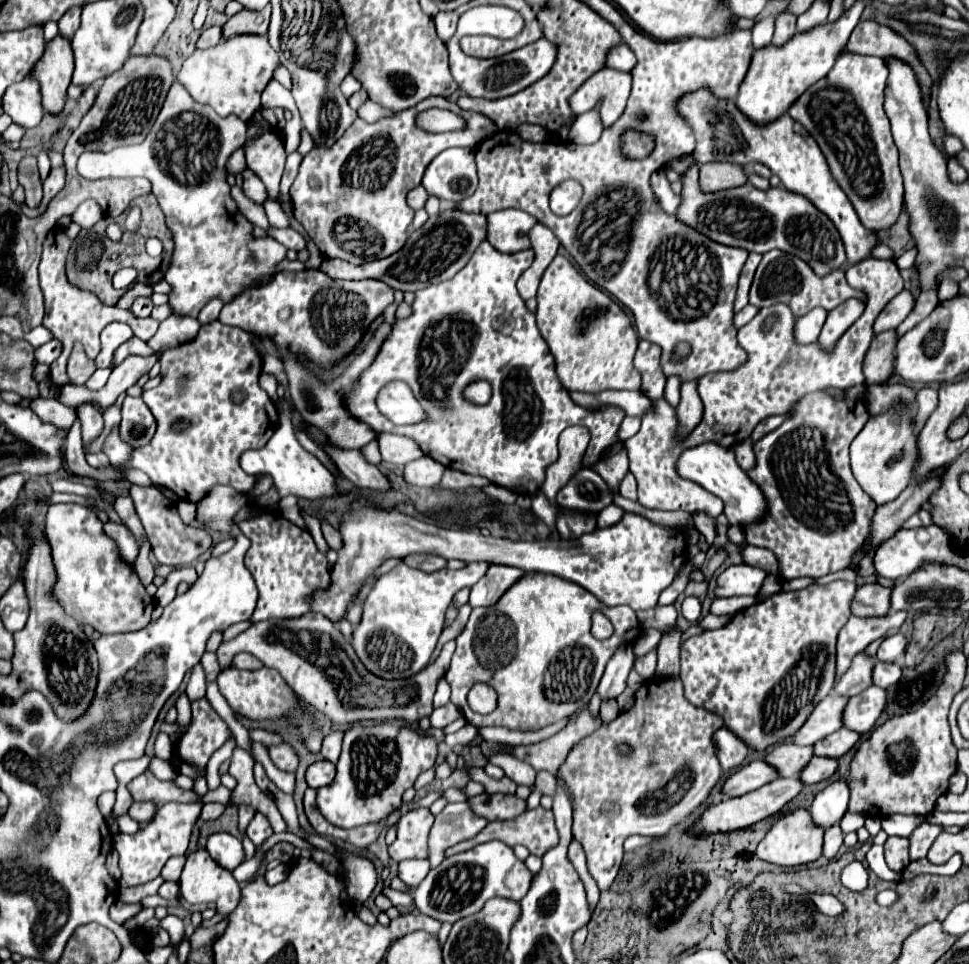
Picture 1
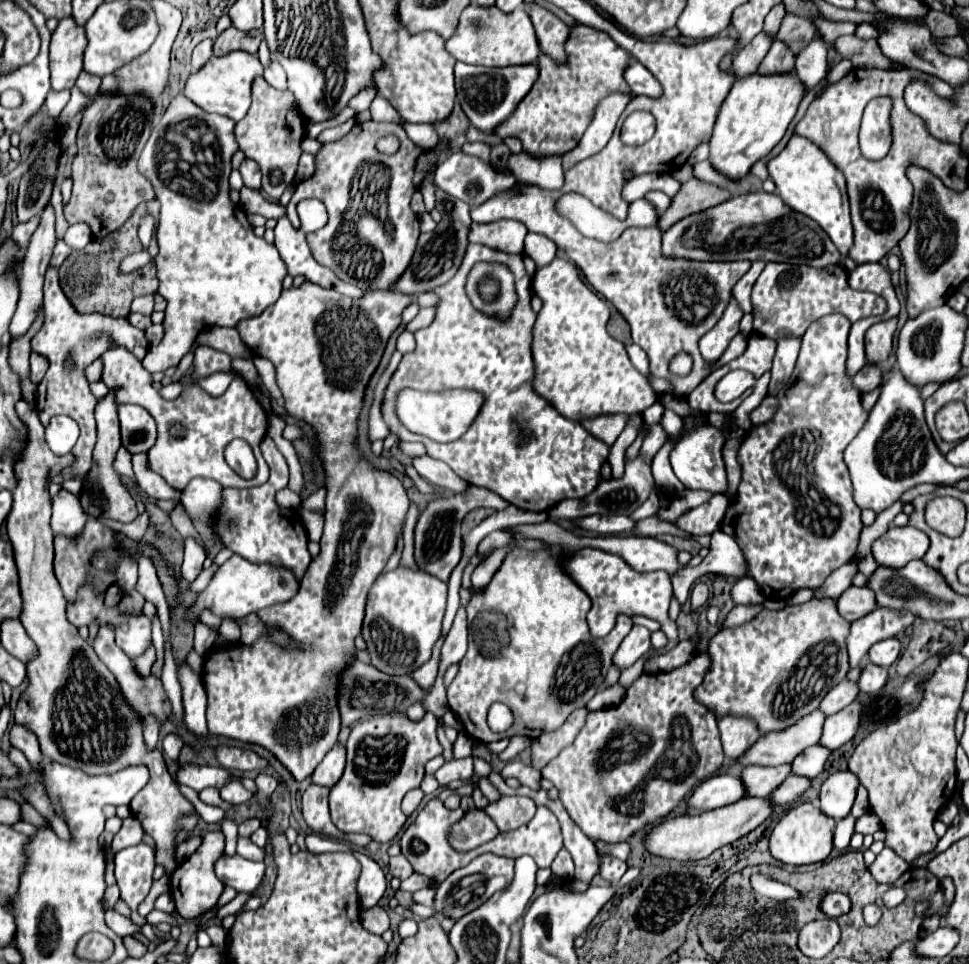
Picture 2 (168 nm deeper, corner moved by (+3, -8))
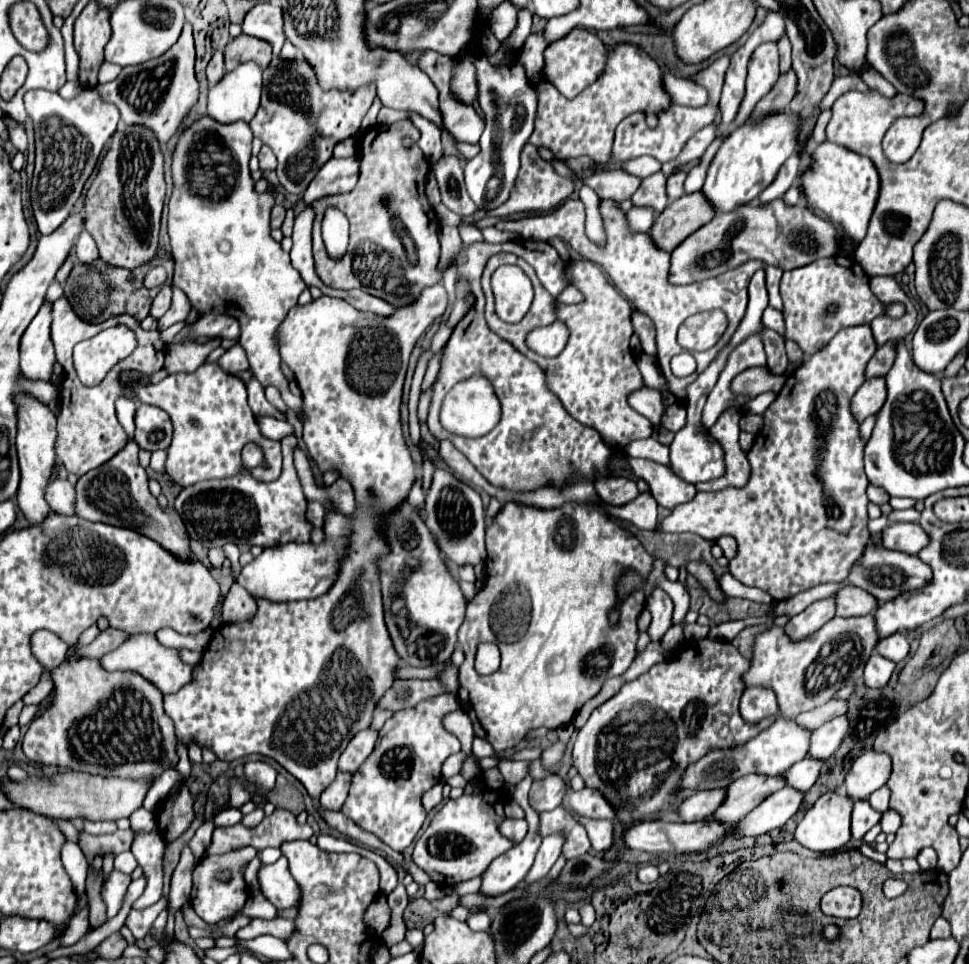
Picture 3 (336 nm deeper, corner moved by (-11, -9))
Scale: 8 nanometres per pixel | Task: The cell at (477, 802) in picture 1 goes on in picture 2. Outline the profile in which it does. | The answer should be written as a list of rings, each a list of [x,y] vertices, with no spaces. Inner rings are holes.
[[[500,797],[500,801],[490,803],[486,813],[496,821],[500,831],[512,831],[528,823],[536,813],[536,803],[530,797]]]

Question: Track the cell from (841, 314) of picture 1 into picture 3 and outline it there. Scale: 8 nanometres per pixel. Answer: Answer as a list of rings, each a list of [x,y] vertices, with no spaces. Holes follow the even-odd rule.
[[[860,324],[860,326],[848,326],[848,328],[842,328],[822,350],[818,350],[816,354],[812,354],[810,358],[804,360],[804,364],[792,372],[786,380],[786,384],[782,386],[778,398],[772,402],[772,406],[764,412],[764,428],[756,434],[754,438],[754,446],[750,448],[748,452],[748,460],[750,460],[750,466],[752,466],[752,474],[750,474],[750,482],[740,488],[740,490],[720,490],[720,492],[698,492],[690,502],[684,502],[684,504],[678,504],[662,522],[658,522],[656,526],[656,532],[674,532],[674,534],[680,534],[680,532],[692,532],[692,534],[698,534],[706,540],[718,540],[722,534],[730,534],[736,538],[738,542],[738,554],[736,558],[730,562],[730,574],[740,580],[744,586],[756,586],[764,592],[768,592],[776,602],[780,600],[786,600],[786,598],[792,598],[800,592],[806,592],[818,584],[824,584],[824,582],[842,582],[848,578],[852,566],[858,562],[858,558],[864,554],[866,550],[866,544],[870,540],[870,532],[868,532],[868,496],[866,496],[866,488],[868,488],[868,480],[866,480],[866,474],[864,474],[864,466],[862,466],[862,452],[864,452],[864,440],[860,436],[860,424],[858,420],[854,418],[854,414],[850,412],[850,402],[852,402],[852,396],[856,394],[856,390],[864,384],[866,380],[866,364],[868,360],[872,358],[872,354],[876,352],[876,344],[874,344],[874,338],[872,338],[872,330],[868,324]],[[816,402],[822,402],[822,410],[826,408],[826,422],[822,424],[820,416],[818,416],[818,408],[816,408]]]

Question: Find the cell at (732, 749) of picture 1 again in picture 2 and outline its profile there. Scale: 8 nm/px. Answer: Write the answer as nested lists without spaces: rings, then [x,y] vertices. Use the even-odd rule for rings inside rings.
[[[722,717],[718,719],[718,727],[720,727],[724,753],[728,759],[740,757],[760,737],[760,731],[756,729],[756,721],[752,721],[750,717],[746,719],[744,717]]]

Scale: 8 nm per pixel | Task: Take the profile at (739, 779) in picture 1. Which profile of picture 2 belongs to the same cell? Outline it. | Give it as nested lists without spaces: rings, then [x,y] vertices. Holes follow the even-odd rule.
[[[718,773],[702,785],[698,785],[692,795],[686,799],[690,811],[712,811],[730,803],[736,803],[744,797],[744,787],[740,785],[740,777]]]

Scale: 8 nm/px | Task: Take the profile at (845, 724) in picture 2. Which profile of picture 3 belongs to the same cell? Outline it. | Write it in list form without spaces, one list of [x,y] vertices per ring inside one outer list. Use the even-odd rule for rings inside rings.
[[[838,716],[838,718],[822,724],[820,728],[814,730],[814,734],[810,738],[810,756],[818,758],[818,760],[830,758],[840,748],[842,740],[846,738],[848,732],[850,732],[848,716]]]

